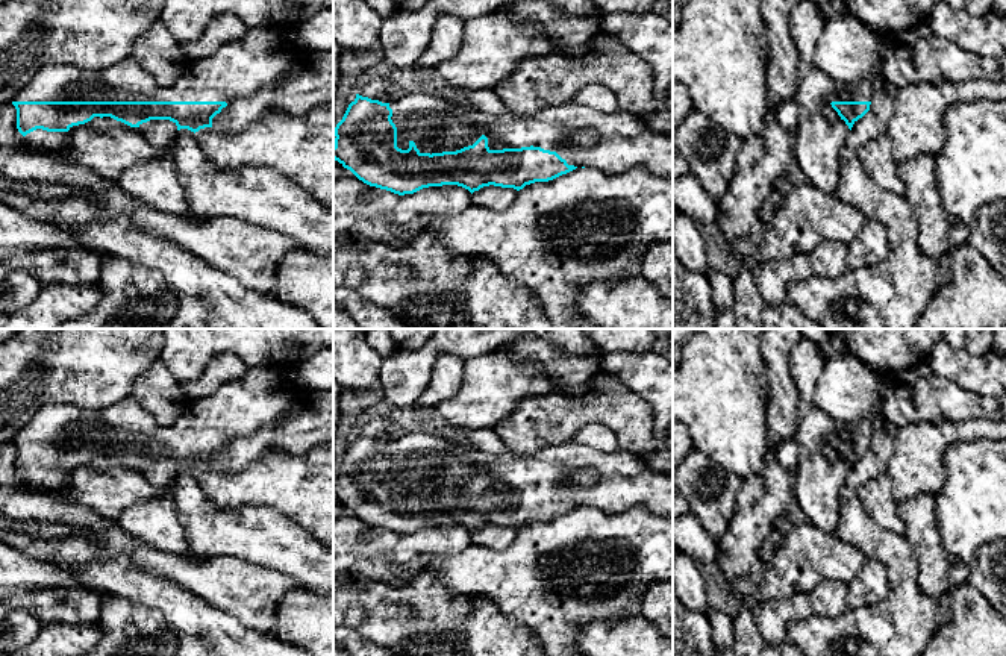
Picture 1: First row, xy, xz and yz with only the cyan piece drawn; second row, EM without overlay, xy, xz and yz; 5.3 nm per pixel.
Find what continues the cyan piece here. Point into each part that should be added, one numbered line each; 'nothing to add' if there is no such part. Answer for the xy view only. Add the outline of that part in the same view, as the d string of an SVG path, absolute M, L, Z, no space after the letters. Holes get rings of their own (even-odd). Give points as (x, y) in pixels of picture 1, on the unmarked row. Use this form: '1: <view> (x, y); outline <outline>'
1: xy (262, 396); outline M283 365L248 367L245 374L223 382L212 394L188 400L171 426L161 426L136 397L127 395L100 411L73 405L44 405L14 436L14 441L232 441L276 424L292 405L298 388L292 368Z

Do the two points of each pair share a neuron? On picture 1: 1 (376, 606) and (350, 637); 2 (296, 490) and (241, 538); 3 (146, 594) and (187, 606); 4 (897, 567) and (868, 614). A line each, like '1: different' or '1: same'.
1: different
2: different
3: same
4: same

